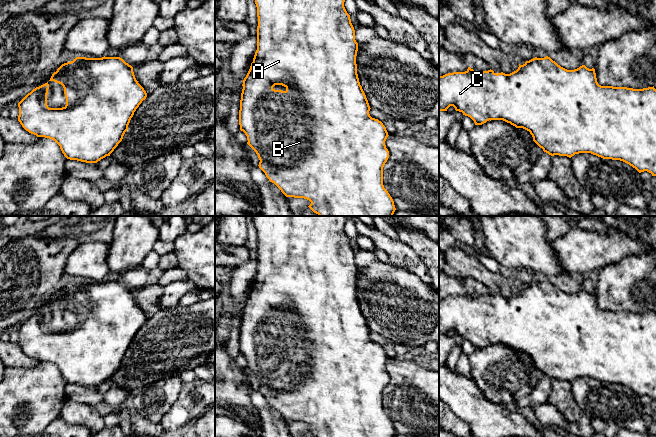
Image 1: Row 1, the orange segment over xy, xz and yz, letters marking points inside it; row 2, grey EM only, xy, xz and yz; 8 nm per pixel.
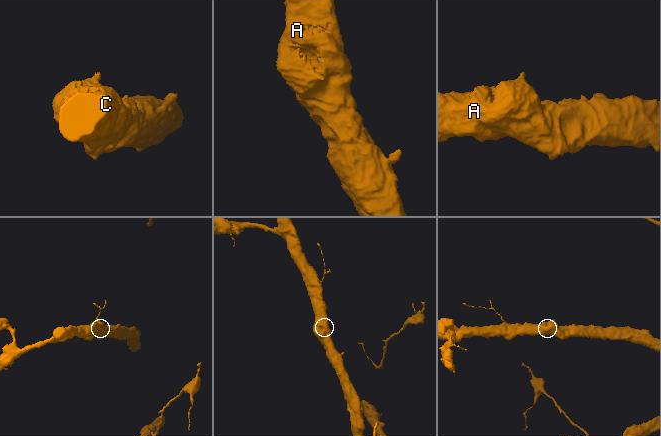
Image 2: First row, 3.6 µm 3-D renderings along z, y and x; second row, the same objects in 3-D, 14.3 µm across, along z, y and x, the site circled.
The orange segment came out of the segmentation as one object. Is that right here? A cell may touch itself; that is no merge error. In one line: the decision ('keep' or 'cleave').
keep

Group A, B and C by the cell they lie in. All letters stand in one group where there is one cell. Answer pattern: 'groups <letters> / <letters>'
groups A B C

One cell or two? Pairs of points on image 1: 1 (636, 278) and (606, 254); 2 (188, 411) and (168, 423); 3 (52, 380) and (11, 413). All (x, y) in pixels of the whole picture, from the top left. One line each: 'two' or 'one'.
1: two
2: one
3: one

